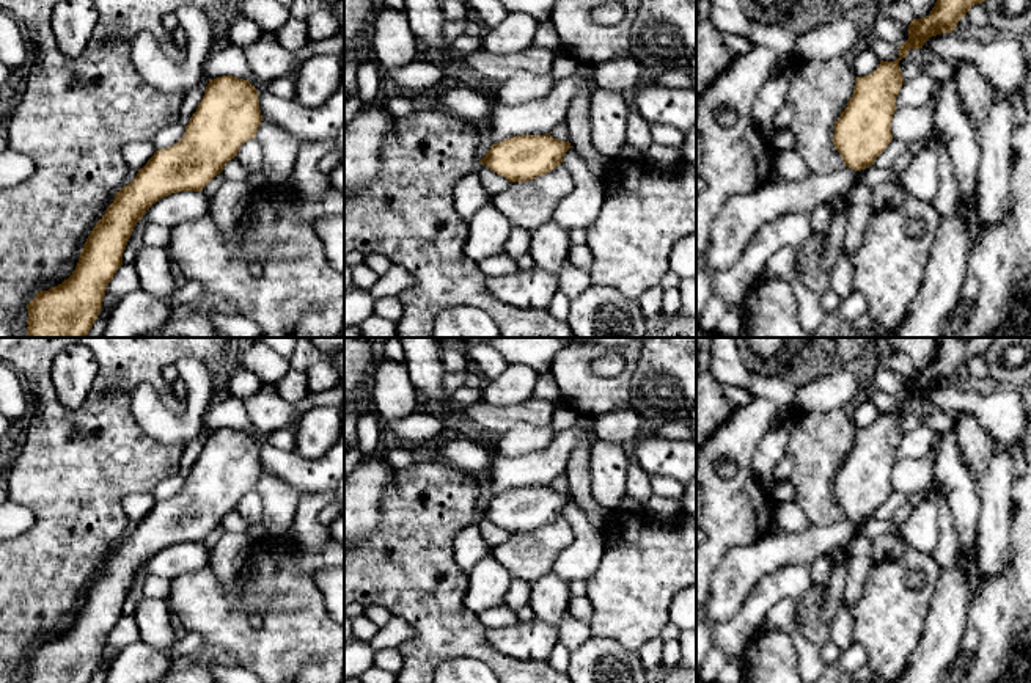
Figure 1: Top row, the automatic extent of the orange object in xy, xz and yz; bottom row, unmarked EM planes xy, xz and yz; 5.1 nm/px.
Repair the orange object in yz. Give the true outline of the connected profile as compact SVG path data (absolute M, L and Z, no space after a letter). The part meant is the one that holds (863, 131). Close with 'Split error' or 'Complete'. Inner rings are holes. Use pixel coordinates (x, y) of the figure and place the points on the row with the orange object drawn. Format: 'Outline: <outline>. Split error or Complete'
Outline: M937 0L929 16L913 19L908 25L908 39L897 47L896 61L882 60L874 72L857 77L853 94L835 122L833 133L835 149L846 166L861 171L874 165L893 141L896 97L905 82L899 61L910 49L923 49L929 38L956 30L970 8L982 2L985 0Z. Complete

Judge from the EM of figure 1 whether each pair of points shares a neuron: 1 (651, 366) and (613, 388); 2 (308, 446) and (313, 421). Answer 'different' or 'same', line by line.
1: different
2: same

